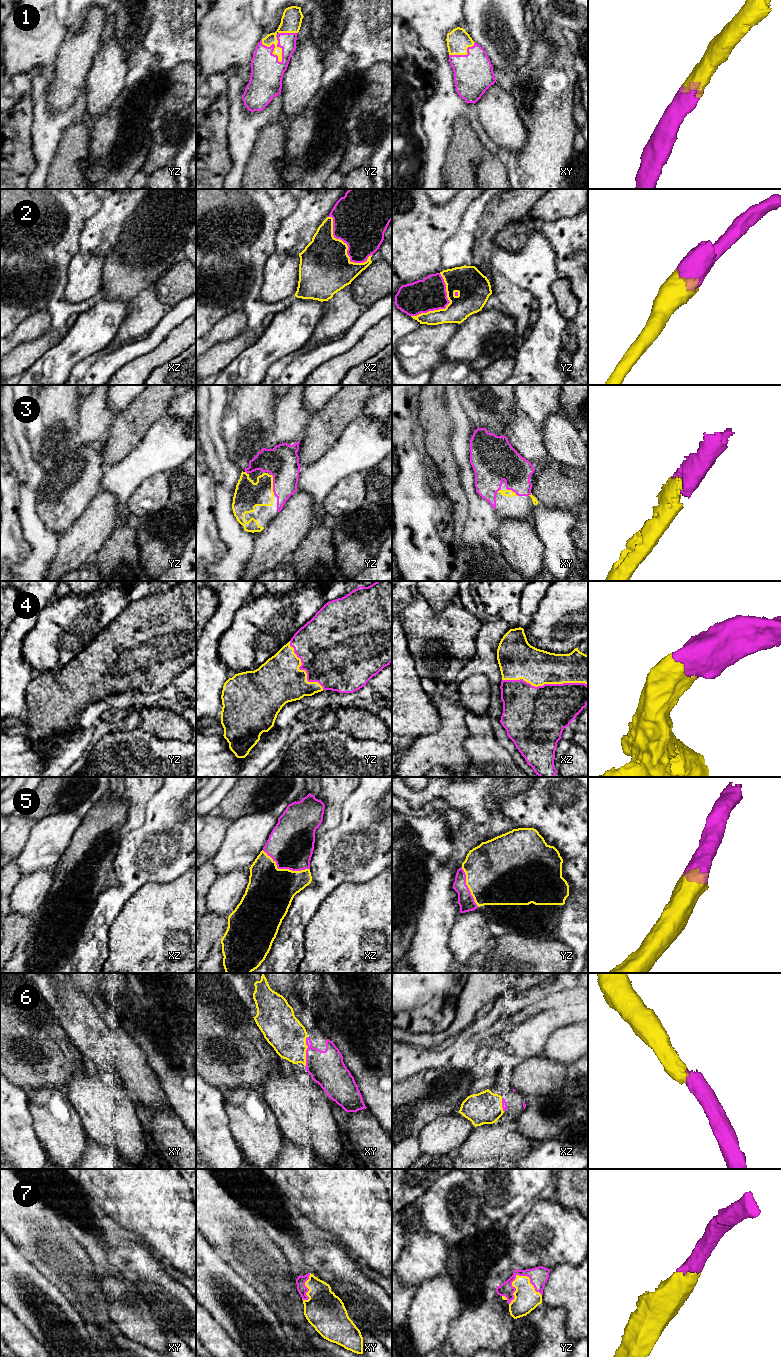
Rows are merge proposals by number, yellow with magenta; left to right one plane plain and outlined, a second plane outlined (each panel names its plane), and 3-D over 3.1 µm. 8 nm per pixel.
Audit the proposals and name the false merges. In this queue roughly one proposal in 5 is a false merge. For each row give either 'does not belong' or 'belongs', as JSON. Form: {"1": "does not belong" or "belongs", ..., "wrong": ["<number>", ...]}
{"1": "belongs", "2": "belongs", "3": "belongs", "4": "belongs", "5": "belongs", "6": "belongs", "7": "belongs", "wrong": []}

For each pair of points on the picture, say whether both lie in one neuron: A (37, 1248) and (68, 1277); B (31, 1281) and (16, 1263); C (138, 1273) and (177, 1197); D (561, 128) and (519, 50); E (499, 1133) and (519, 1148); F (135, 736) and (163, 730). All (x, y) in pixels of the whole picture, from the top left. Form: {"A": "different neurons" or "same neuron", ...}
{"A": "same neuron", "B": "same neuron", "C": "different neurons", "D": "different neurons", "E": "same neuron", "F": "different neurons"}

